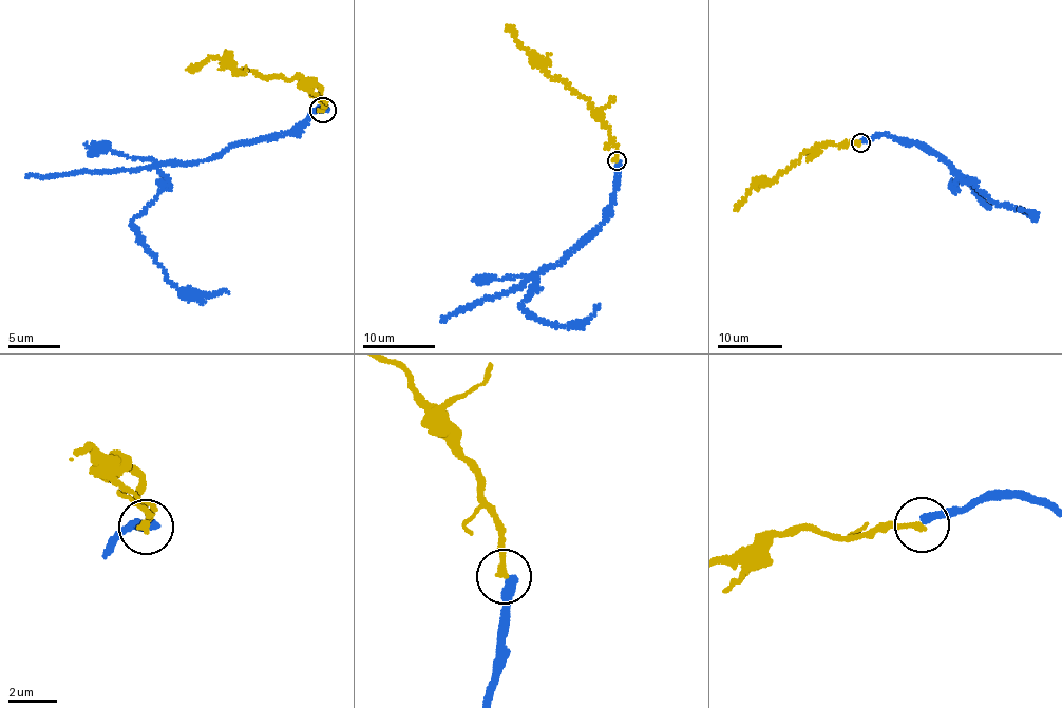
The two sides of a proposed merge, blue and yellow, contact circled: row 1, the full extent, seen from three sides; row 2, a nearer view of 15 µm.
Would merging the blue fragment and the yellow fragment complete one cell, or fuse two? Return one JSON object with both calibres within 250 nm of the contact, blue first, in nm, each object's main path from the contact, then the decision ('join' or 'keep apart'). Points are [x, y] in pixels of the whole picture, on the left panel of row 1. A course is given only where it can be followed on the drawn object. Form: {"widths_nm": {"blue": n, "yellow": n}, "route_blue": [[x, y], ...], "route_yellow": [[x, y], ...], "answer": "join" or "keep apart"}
{"widths_nm": {"blue": 380, "yellow": 240}, "route_blue": [[323, 110], [313, 111], [292, 133], [157, 167], [167, 187], [132, 222], [179, 288], [228, 293]], "route_yellow": [[323, 110], [323, 90], [301, 76], [290, 79], [265, 78], [244, 70], [235, 71], [212, 57], [189, 70]], "answer": "keep apart"}

